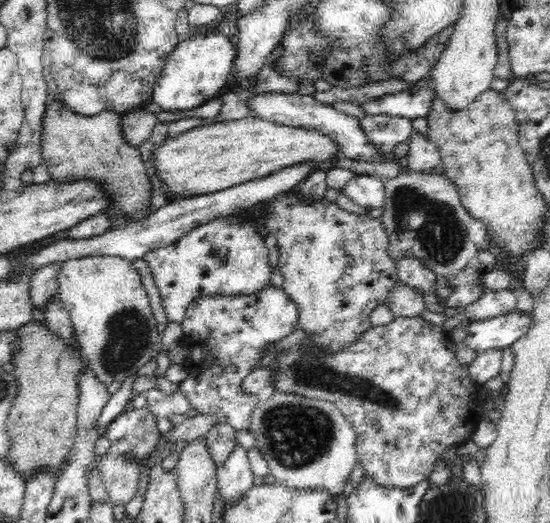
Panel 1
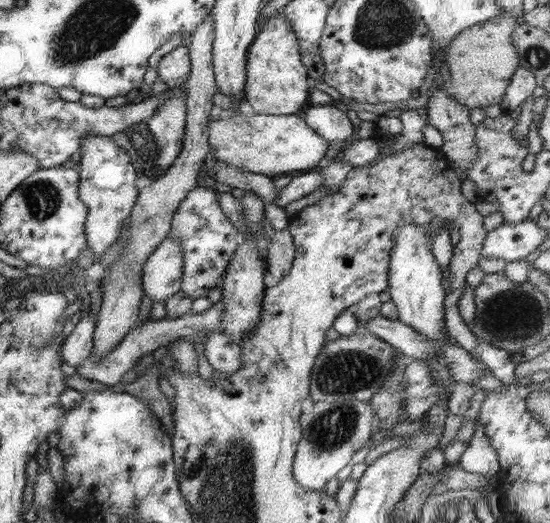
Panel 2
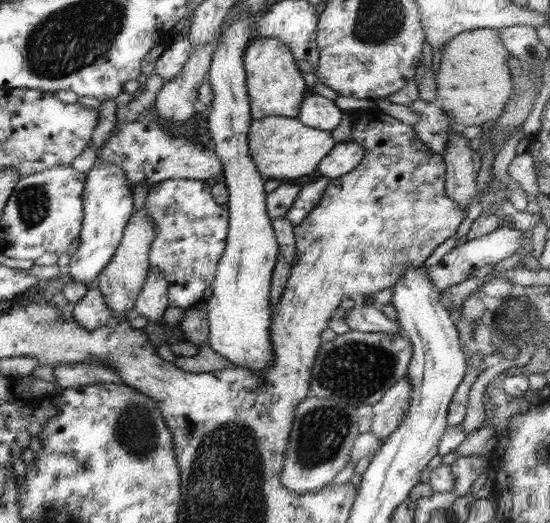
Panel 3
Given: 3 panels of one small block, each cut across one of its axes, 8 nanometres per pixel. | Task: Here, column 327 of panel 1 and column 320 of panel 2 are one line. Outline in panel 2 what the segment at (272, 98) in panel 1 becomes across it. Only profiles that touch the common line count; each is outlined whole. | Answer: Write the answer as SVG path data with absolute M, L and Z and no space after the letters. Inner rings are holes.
M307 105L303 113L306 125L328 143L335 140L346 142L348 138L356 135L357 121L343 106Z

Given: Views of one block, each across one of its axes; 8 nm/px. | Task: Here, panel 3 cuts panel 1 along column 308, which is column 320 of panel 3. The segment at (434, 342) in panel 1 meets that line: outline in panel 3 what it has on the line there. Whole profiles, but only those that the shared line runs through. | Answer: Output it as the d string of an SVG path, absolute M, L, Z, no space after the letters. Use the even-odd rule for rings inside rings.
M349 330L330 342L321 343L313 362L310 396L338 398L355 407L375 405L390 387L407 375L412 355L411 342L400 330L390 336Z

